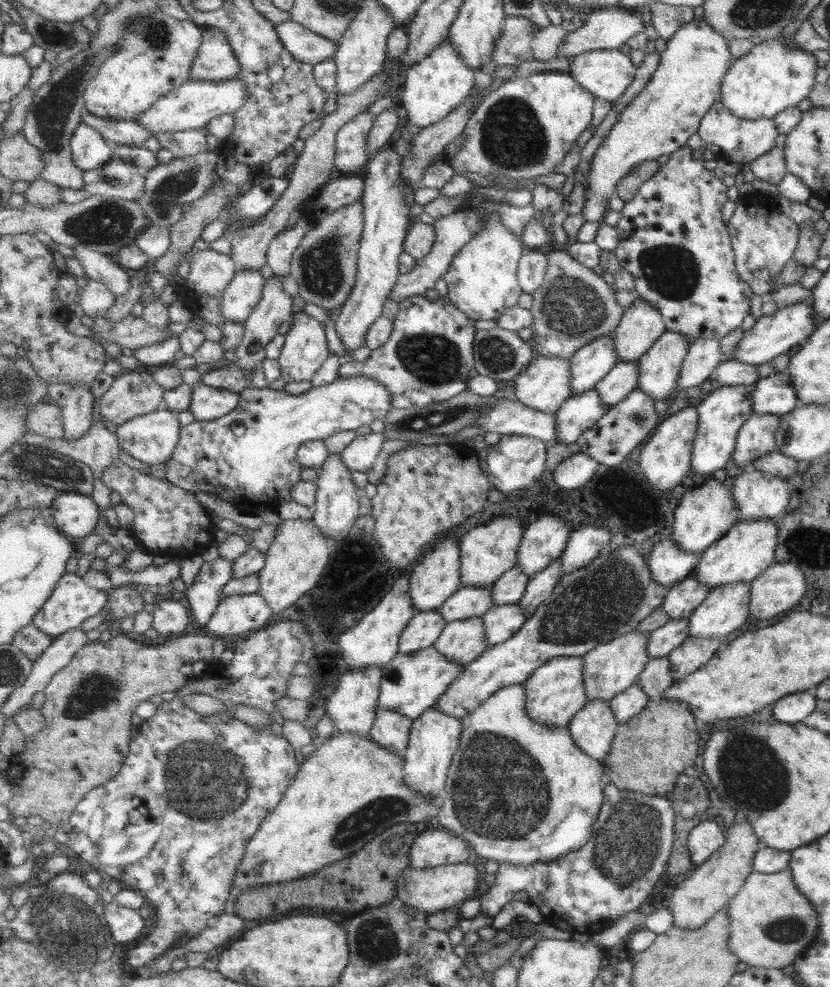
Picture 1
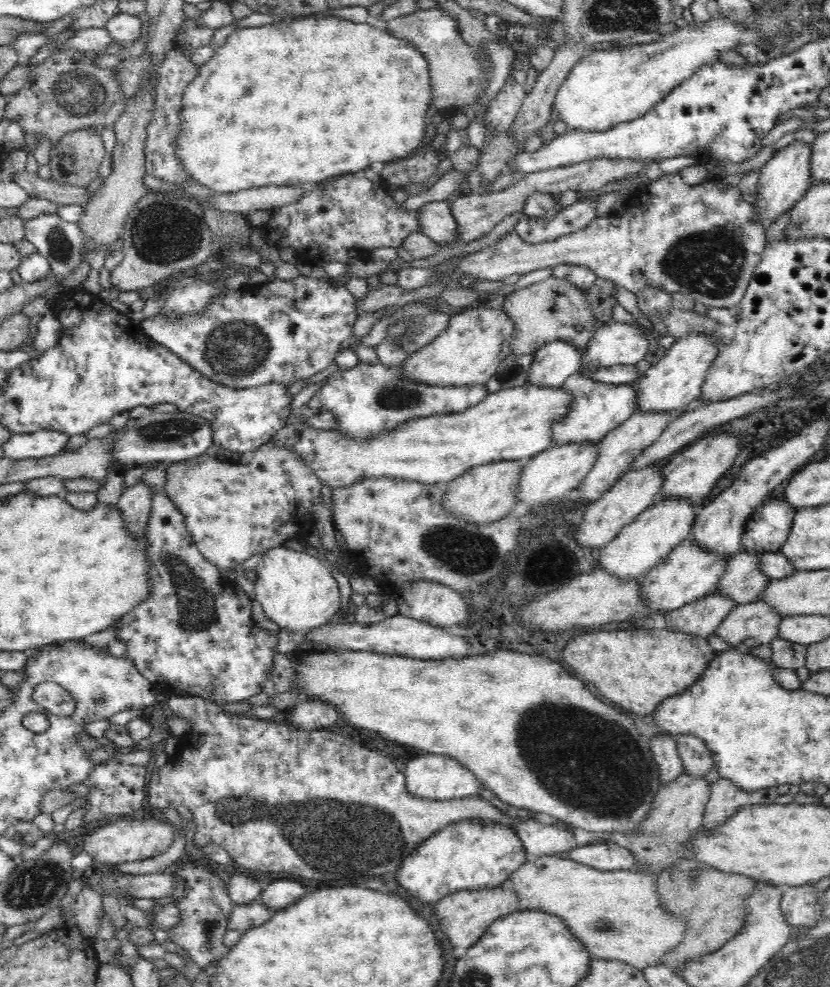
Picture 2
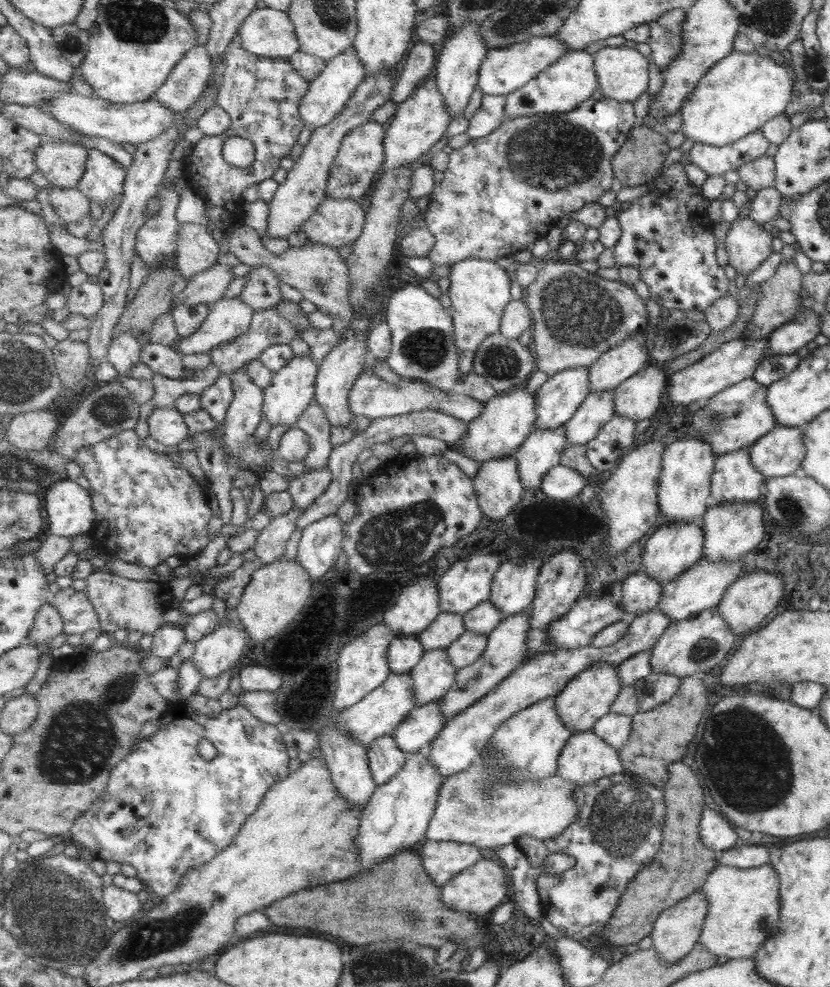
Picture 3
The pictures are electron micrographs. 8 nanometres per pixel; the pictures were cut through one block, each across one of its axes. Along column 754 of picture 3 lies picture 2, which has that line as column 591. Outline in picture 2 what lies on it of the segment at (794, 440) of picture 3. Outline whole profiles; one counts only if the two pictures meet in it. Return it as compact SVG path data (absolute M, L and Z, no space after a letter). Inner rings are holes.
M566 443L561 446L554 444L539 452L530 463L523 468L519 478L519 500L528 502L531 508L557 501L567 492L578 488L587 474L592 472L594 464L598 462L599 443Z

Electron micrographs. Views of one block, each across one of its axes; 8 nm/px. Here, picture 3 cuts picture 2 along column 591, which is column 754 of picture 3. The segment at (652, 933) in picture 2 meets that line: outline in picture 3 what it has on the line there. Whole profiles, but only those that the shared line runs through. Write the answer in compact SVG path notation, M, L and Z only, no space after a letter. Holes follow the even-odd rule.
M719 864L708 875L701 892L707 898L708 913L700 930L698 943L716 957L751 959L757 948L777 931L778 882L768 865L742 869Z

